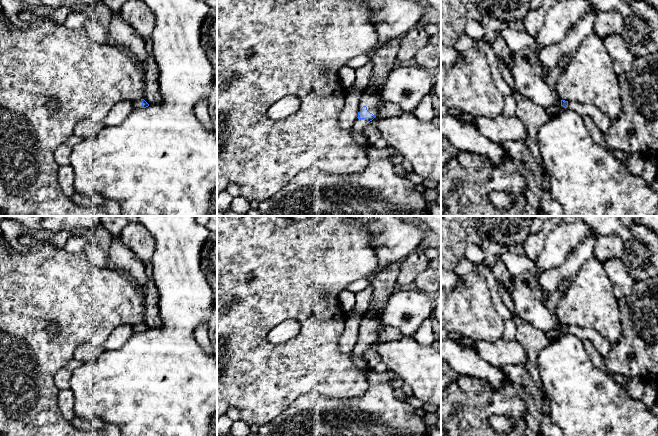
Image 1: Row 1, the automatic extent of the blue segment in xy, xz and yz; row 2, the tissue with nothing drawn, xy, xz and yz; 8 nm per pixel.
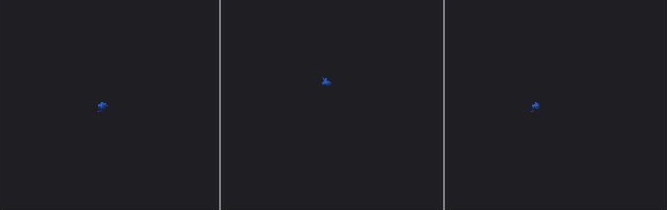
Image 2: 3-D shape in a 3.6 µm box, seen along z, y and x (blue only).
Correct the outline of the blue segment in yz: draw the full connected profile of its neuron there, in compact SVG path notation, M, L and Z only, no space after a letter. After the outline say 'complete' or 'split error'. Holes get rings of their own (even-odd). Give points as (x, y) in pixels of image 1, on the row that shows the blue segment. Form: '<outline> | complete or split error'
M561 100L558 105L545 108L545 110L549 115L554 116L558 113L558 110L562 106L578 113L581 116L589 116L603 133L605 133L610 127L611 120L600 109L592 104L582 104L575 101L568 102Z | split error

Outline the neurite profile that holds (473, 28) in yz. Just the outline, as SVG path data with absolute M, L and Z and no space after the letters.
M474 19L467 21L464 32L469 37L476 40L482 40L484 37L484 29L482 25L479 21L476 21Z

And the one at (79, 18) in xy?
M76 9L68 15L63 24L68 28L77 29L95 22L99 22L96 10Z

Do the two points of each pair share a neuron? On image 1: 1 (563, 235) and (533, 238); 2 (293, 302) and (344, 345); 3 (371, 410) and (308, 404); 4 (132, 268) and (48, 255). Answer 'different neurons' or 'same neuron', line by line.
1: different neurons
2: different neurons
3: same neuron
4: different neurons

